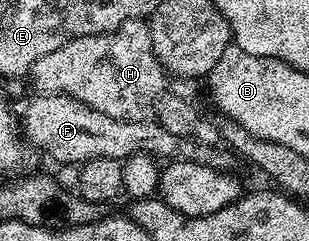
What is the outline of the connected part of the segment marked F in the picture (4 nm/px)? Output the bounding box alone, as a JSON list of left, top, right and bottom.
[19,93,235,170]

